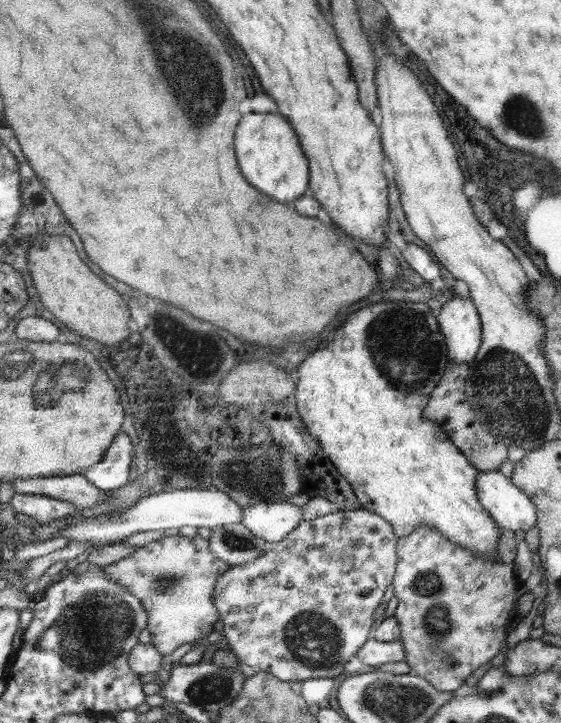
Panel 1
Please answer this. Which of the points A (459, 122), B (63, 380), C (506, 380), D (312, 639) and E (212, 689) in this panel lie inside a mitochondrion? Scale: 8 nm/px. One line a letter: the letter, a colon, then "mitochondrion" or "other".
A: other
B: mitochondrion
C: mitochondrion
D: mitochondrion
E: mitochondrion

